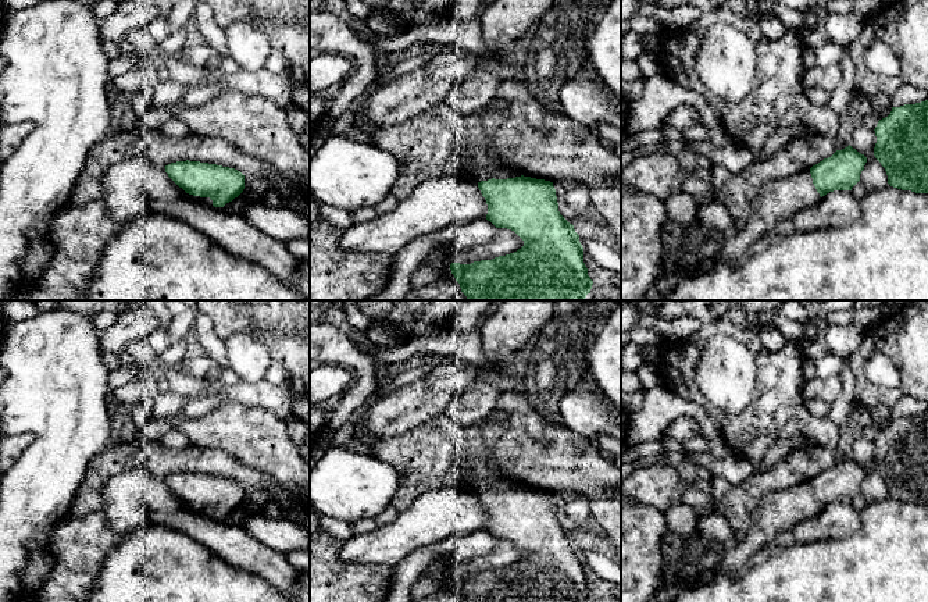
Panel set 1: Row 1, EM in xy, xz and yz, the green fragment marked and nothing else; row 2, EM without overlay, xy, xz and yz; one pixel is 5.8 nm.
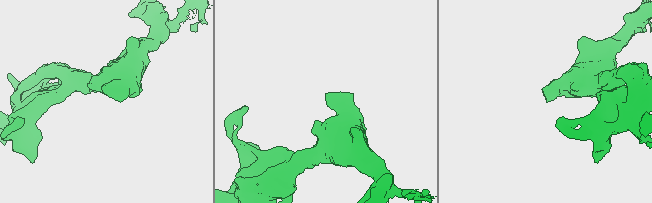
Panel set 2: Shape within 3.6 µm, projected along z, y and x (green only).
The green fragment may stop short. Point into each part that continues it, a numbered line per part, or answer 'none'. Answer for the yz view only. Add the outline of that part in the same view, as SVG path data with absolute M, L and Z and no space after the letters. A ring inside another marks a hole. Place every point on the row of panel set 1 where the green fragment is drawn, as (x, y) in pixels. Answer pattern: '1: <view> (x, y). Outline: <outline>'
1: yz (780, 199). Outline: M810 170L768 181L752 203L749 221L721 239L721 247L713 260L717 263L742 260L759 239L774 234L781 220L792 220L799 211L820 200Z

